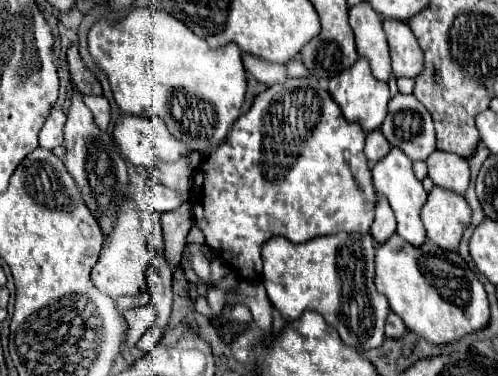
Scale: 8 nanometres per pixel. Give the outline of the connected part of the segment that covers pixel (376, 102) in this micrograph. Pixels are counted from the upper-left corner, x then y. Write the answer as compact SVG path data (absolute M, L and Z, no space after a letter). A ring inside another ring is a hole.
M358 58L358 62L352 68L344 70L342 74L330 80L328 90L336 100L336 104L340 106L346 120L358 122L364 132L374 132L376 128L382 126L384 116L388 114L388 102L392 96L386 82L376 82L376 78L372 78L372 72L368 70L368 60Z

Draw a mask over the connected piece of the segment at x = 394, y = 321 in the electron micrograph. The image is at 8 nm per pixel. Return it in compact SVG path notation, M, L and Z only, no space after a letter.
M390 312L390 316L388 316L388 322L386 322L386 336L388 338L402 338L406 334L406 326L404 326L404 322L402 322L402 318L398 316L398 314L394 314L394 312Z

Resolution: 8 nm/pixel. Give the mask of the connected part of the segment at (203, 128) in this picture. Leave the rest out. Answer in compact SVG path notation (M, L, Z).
M134 8L120 22L98 22L90 30L88 48L106 72L114 98L126 114L160 118L168 130L192 150L218 144L236 118L246 94L246 70L238 46L212 50L170 14Z

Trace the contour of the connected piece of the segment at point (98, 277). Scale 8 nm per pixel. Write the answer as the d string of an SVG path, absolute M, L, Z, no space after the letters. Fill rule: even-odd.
M124 194L120 206L118 206L118 214L116 214L116 222L112 224L112 232L106 236L106 244L100 252L100 258L92 270L92 282L106 292L108 296L112 296L114 300L124 296L124 294L138 294L138 292L146 292L146 282L144 282L144 274L146 268L152 260L152 254L148 250L146 238L142 234L142 220L140 220L140 208L138 204Z

